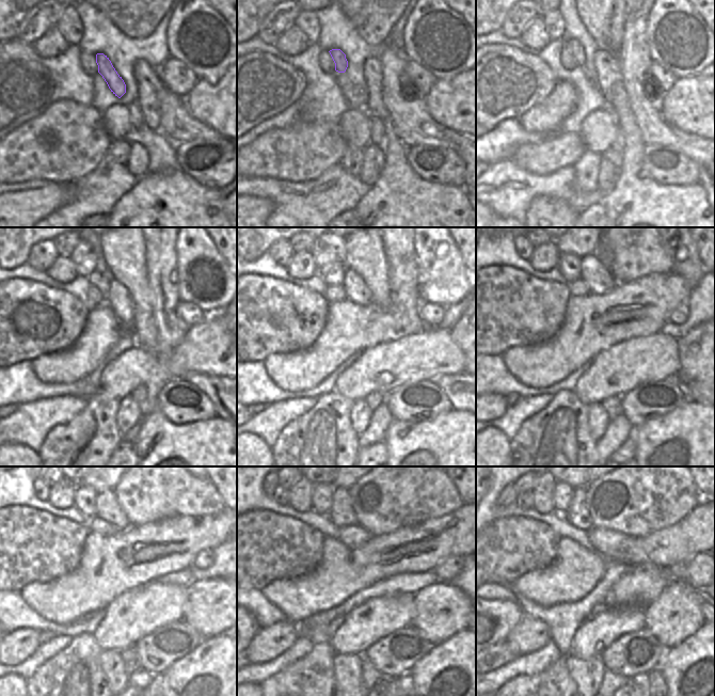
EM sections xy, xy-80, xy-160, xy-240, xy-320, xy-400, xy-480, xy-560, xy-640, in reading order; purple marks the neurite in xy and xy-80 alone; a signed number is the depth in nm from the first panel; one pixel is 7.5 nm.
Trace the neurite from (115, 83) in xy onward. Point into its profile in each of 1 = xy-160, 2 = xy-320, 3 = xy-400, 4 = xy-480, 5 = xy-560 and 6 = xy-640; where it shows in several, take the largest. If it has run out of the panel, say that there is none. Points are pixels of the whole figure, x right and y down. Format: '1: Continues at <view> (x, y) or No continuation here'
1: Continues at xy-160 (576, 49)
2: Continues at xy-320 (332, 273)
3: Continues at xy-400 (569, 265)
4: Continues at xy-480 (84, 496)
5: Continues at xy-560 (322, 494)
6: Continues at xy-640 (561, 492).

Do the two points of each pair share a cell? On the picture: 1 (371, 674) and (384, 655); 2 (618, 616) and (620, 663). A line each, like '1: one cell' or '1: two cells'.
1: two cells
2: two cells

